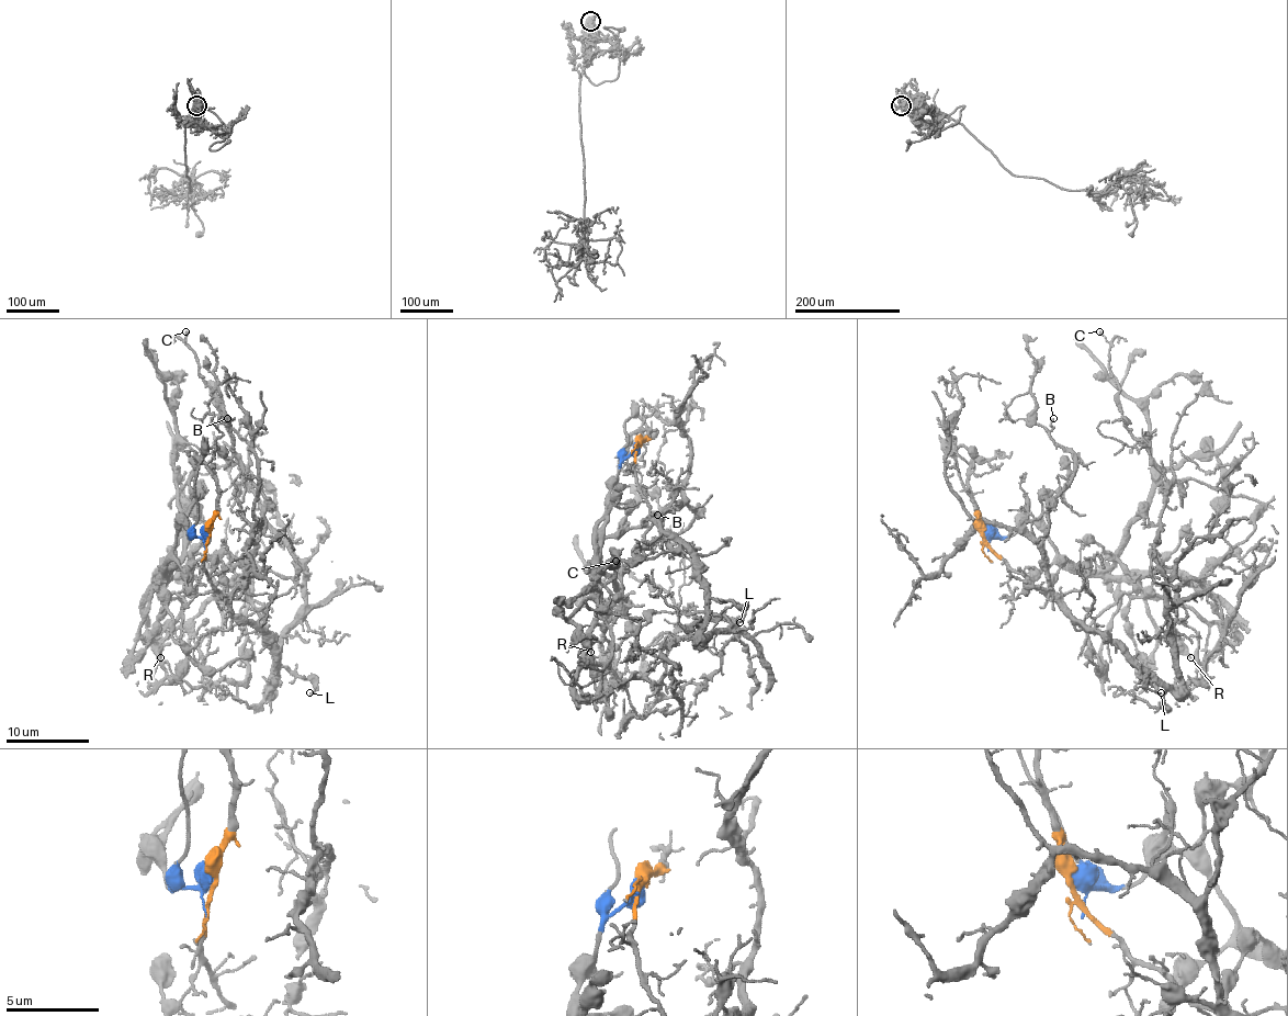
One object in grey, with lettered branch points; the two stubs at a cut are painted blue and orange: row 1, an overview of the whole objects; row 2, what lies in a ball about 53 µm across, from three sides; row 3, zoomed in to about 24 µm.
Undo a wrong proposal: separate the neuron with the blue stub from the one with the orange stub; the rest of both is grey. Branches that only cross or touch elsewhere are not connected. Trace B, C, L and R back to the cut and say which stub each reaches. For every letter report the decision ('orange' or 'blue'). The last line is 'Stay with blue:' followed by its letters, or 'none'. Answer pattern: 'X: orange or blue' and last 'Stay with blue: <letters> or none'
B: orange
C: orange
L: orange
R: blue
Stay with blue: R

